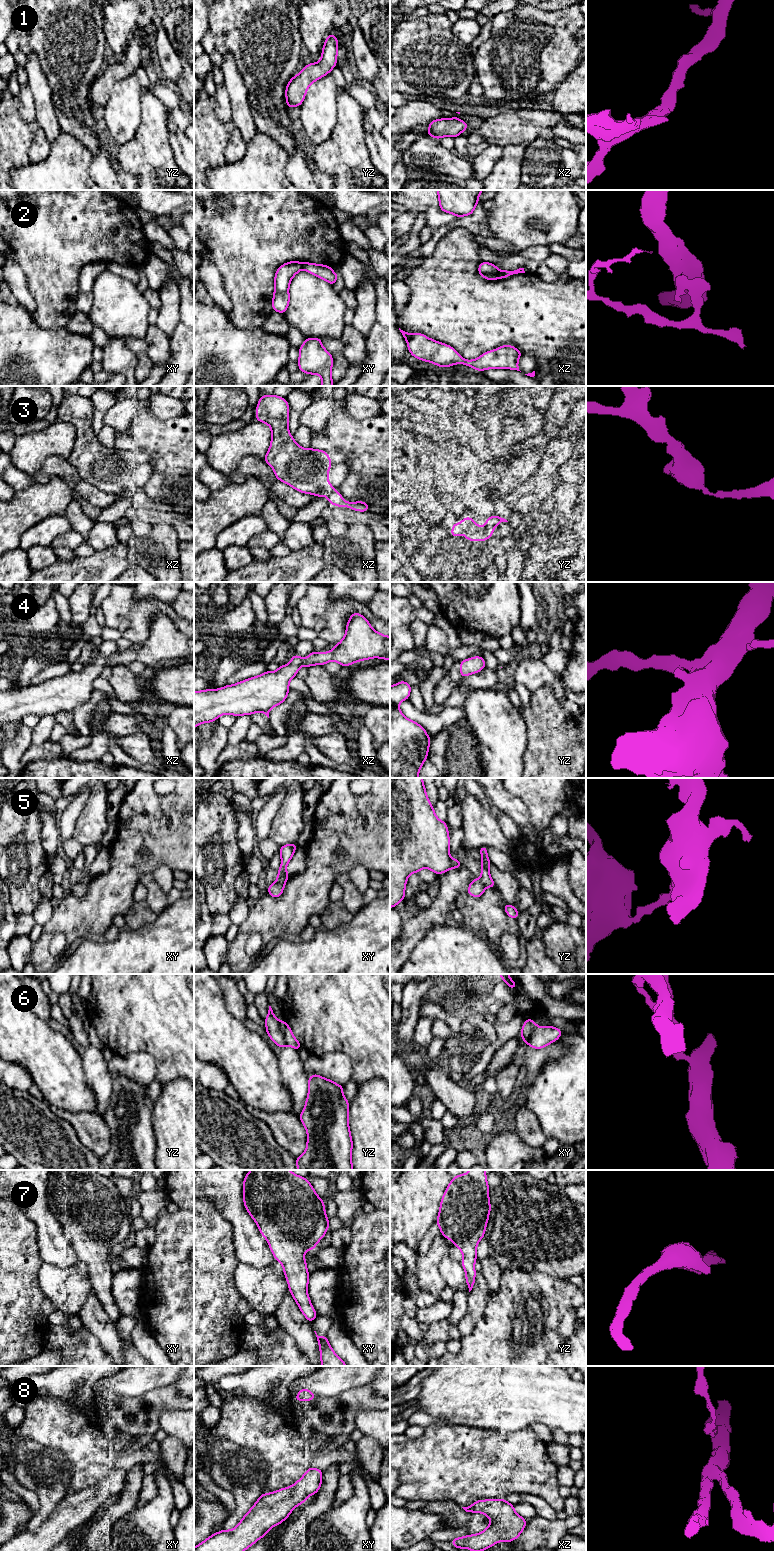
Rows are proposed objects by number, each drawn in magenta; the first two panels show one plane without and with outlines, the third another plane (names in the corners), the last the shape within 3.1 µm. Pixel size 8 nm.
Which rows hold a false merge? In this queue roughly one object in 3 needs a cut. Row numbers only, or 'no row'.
2, 5, 6

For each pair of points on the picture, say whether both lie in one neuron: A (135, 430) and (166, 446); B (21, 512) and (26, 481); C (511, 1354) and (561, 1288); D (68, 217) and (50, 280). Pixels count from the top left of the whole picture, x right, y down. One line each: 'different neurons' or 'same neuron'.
A: same neuron
B: different neurons
C: same neuron
D: same neuron

